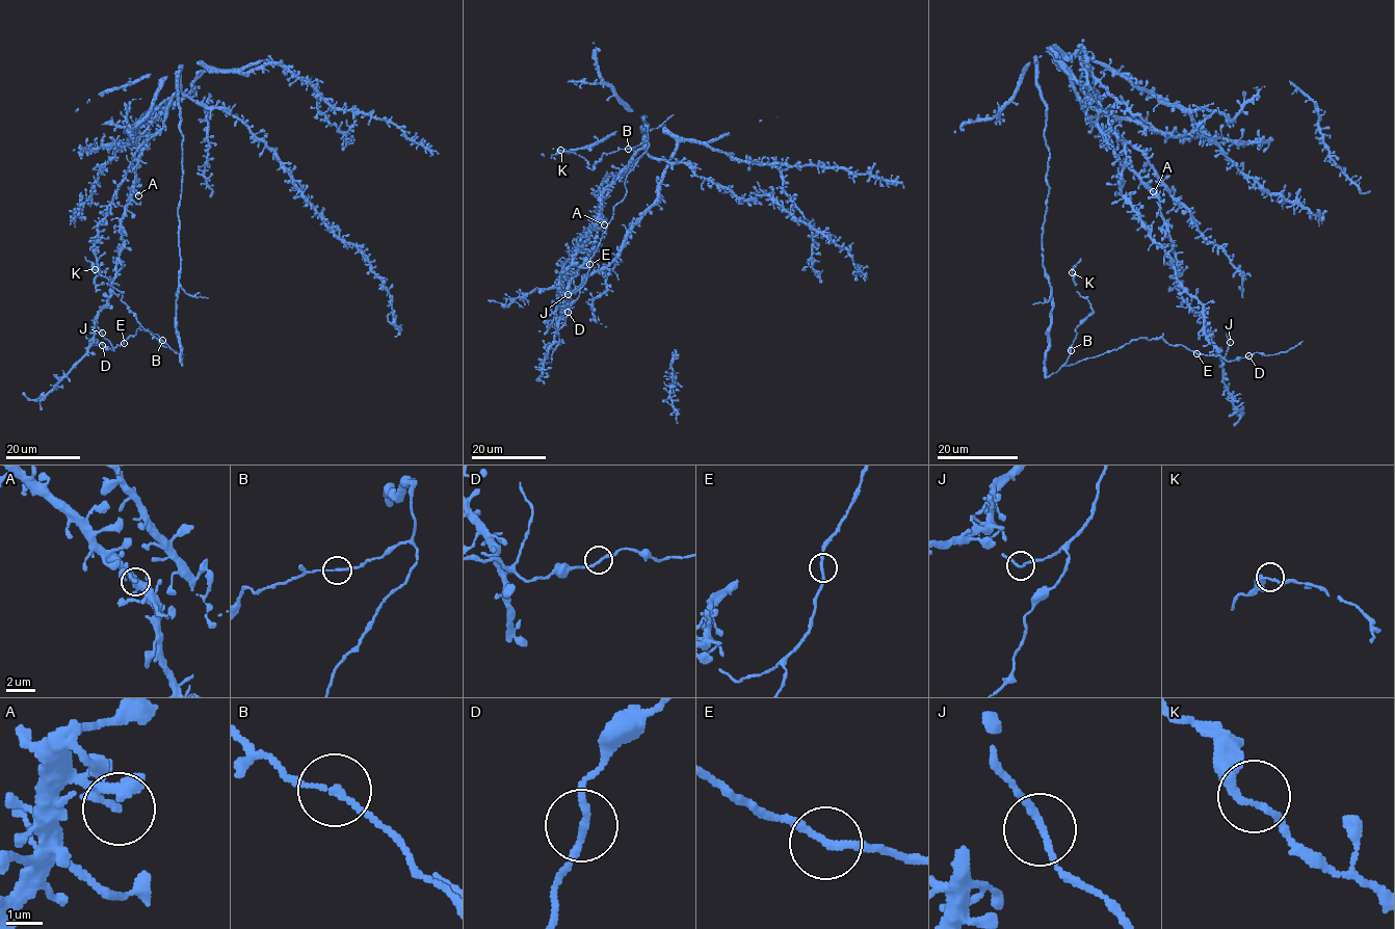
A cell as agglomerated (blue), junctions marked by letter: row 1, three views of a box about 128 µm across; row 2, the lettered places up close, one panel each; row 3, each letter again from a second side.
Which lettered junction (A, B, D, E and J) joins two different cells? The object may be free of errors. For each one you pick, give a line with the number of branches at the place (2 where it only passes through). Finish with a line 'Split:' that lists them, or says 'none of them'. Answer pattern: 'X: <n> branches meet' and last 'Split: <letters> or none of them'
B: 2 branches meet
Split: B

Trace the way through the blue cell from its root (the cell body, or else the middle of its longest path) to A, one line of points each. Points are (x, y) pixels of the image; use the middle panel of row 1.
A: (591, 230), (598, 221), (604, 224)

